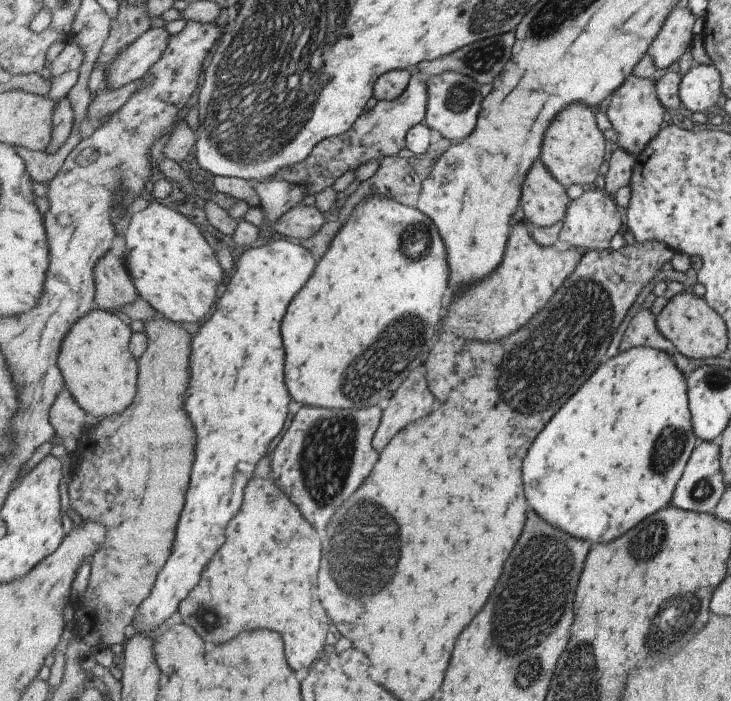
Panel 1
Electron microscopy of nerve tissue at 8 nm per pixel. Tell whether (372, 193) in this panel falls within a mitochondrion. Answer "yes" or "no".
no

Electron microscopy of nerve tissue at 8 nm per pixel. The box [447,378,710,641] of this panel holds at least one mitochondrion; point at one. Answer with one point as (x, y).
(682, 619)

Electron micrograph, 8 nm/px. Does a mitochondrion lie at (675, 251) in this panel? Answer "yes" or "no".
no

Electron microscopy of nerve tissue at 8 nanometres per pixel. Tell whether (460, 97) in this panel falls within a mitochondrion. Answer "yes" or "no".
yes

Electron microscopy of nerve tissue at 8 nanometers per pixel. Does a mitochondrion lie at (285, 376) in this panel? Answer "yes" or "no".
no

